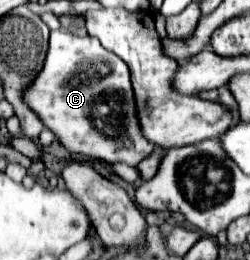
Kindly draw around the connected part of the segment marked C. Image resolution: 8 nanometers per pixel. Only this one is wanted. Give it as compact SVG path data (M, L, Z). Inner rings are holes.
M66 29L52 31L44 67L34 83L22 89L22 99L30 105L30 109L34 109L34 113L38 113L38 119L70 153L96 157L108 163L120 161L126 165L138 165L146 155L150 155L150 151L156 149L140 133L126 63L120 61L118 55L102 49L96 37L72 35ZM100 107L108 107L110 111L110 133L106 133L108 119L104 119L102 113L98 119ZM98 123L102 123L100 129Z

